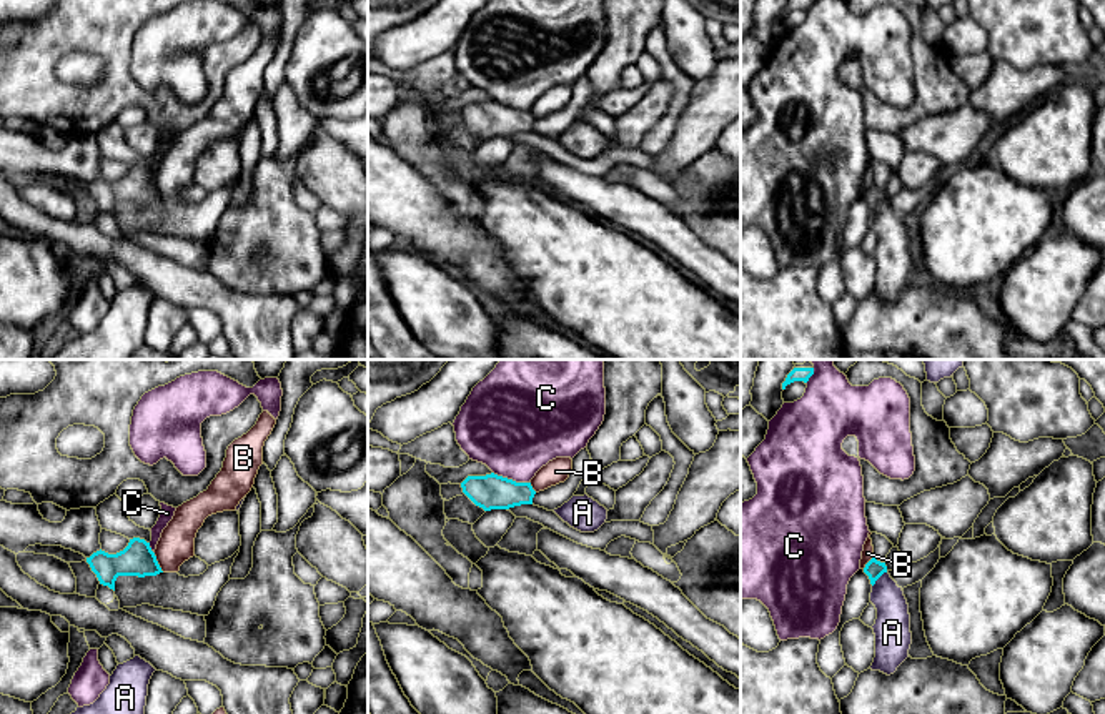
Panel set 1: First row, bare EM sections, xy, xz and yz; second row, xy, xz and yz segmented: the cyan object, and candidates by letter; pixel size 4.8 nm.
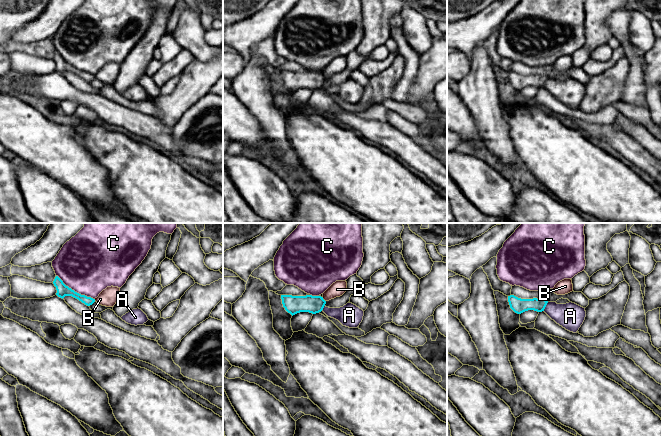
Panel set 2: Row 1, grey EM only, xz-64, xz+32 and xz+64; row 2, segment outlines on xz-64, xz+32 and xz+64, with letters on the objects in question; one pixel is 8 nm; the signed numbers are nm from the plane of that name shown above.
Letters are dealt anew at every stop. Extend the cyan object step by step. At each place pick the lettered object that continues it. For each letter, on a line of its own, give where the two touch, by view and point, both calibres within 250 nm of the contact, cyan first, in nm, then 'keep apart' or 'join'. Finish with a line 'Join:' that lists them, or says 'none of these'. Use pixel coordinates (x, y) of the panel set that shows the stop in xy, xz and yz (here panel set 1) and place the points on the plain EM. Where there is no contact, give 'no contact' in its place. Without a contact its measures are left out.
A: yz (879, 203) | 90/180 nm | keep apart
B: xy (157, 190) | 160/180 nm | keep apart
C: xz (511, 107) | 170/460 nm | keep apart
Join: none of these

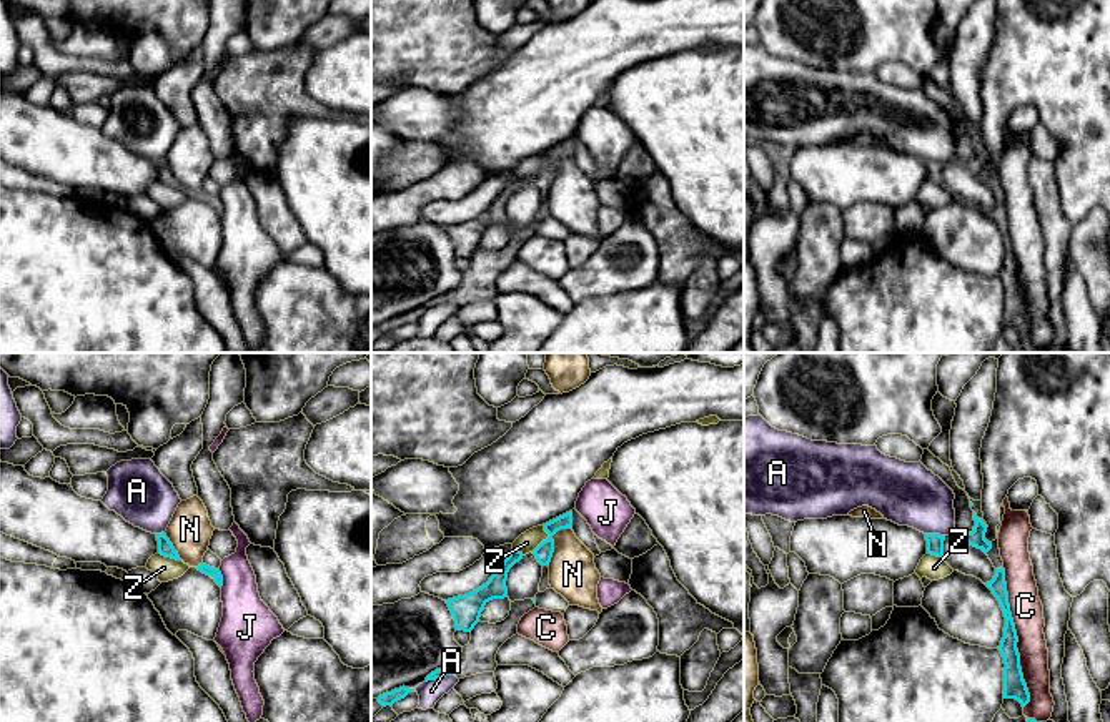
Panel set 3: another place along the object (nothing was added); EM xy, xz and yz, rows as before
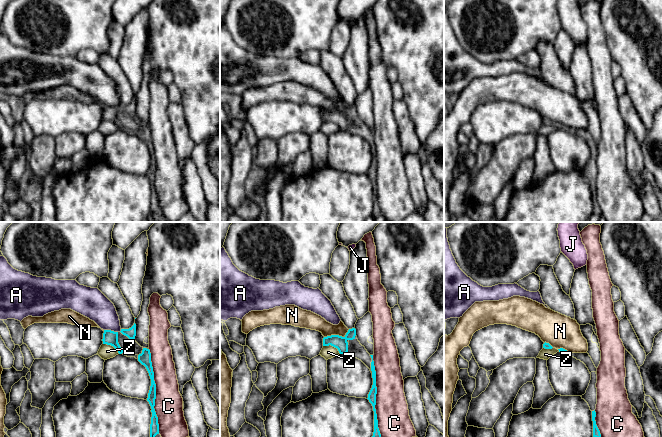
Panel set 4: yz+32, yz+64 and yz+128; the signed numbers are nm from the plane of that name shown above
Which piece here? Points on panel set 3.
A: xz (438, 305) | 50/110 nm | keep apart
C: yz (1017, 265) | 110/160 nm | keep apart
J: xy (222, 205) | 50/240 nm | keep apart
N: xz (553, 172) | 90/240 nm | keep apart
Z: xz (546, 167) | 90/100 nm | keep apart
Join: none of these

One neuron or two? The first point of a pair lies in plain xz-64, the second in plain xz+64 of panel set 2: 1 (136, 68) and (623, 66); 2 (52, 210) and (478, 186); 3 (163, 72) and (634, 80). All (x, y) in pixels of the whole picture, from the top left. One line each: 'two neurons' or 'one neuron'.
1: two neurons
2: one neuron
3: two neurons

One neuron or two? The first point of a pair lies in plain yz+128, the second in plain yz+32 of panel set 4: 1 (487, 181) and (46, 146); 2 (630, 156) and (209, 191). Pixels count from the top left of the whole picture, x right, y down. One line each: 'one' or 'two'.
1: two
2: two

